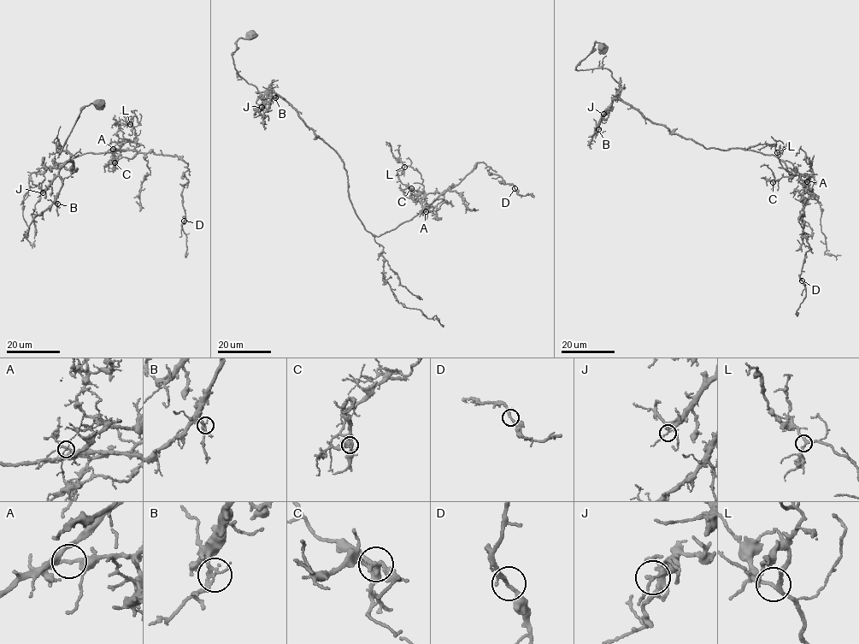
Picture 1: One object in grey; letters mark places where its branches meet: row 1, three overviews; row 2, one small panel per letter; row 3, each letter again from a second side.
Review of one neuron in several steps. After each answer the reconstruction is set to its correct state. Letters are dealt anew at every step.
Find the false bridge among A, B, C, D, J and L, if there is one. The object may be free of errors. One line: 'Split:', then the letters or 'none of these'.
Split: A

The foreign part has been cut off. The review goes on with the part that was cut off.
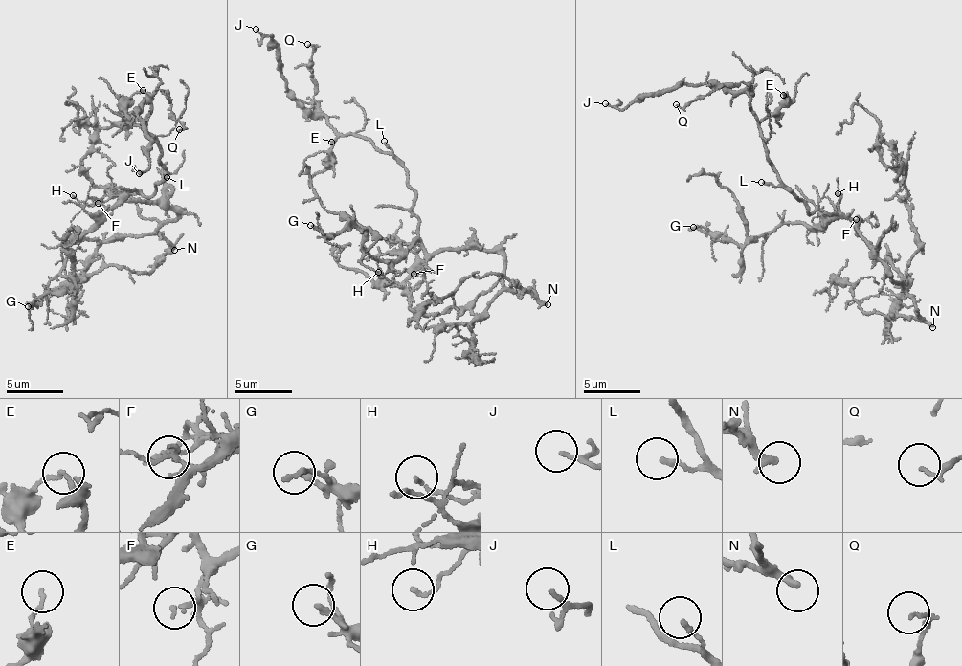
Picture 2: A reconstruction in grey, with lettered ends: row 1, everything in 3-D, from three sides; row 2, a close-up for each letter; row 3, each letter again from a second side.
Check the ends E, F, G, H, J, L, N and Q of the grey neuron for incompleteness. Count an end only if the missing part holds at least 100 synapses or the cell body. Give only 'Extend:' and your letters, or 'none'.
Extend: N

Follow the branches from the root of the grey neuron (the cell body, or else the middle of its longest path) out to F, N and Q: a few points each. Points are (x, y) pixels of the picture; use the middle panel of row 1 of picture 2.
F: (440, 252), (425, 263), (423, 271), (415, 276), (413, 274)
N: (440, 252), (465, 247), (497, 252), (505, 266), (502, 282), (515, 290), (531, 292), (548, 304)
Q: (440, 252), (420, 242), (402, 164), (318, 113), (307, 44)

